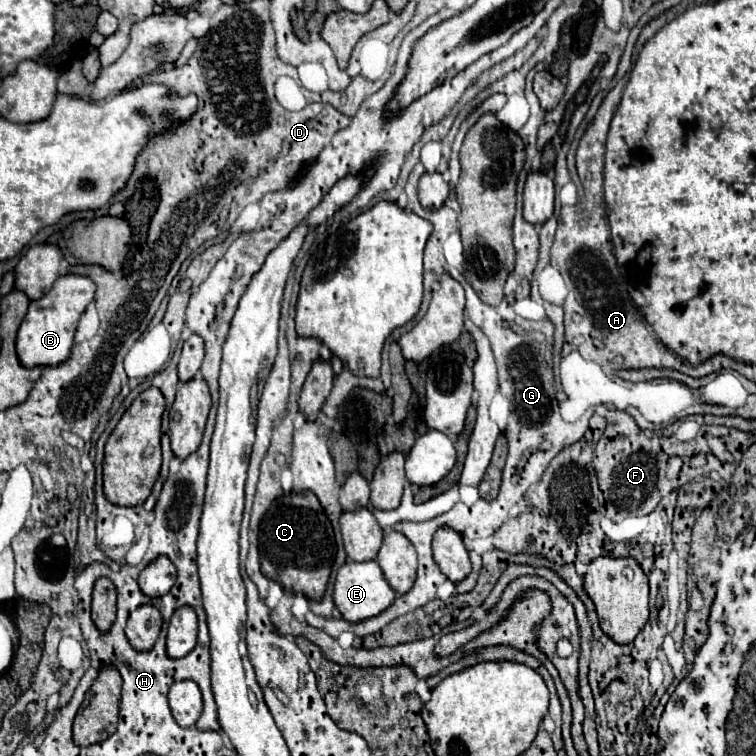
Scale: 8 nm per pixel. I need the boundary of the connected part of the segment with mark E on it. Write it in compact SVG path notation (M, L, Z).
M376 560L370 562L346 562L336 576L334 584L334 604L346 622L362 622L364 618L374 618L382 614L396 600L396 592L388 586Z

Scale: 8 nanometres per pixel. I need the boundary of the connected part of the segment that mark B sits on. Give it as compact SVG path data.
M64 274L54 282L50 292L46 292L40 300L30 302L16 338L16 352L24 366L60 366L60 362L70 358L78 320L86 306L94 300L94 290L96 286L90 278Z

